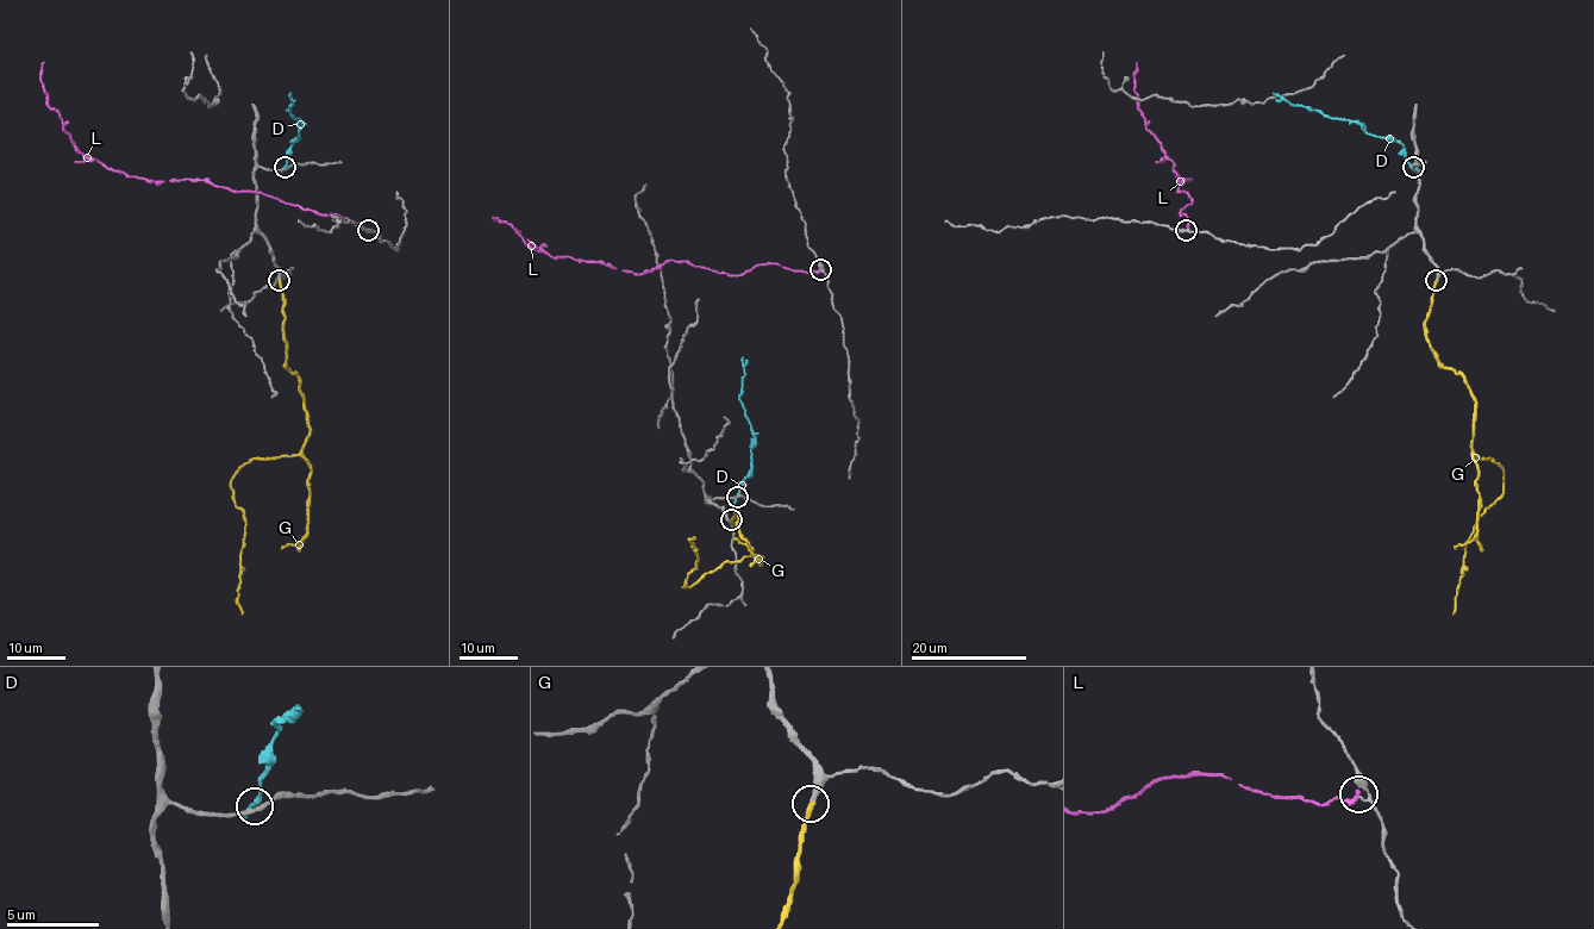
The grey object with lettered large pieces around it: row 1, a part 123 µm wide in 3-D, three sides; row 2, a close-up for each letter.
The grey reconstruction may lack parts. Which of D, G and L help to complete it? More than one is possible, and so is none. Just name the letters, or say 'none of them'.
G

